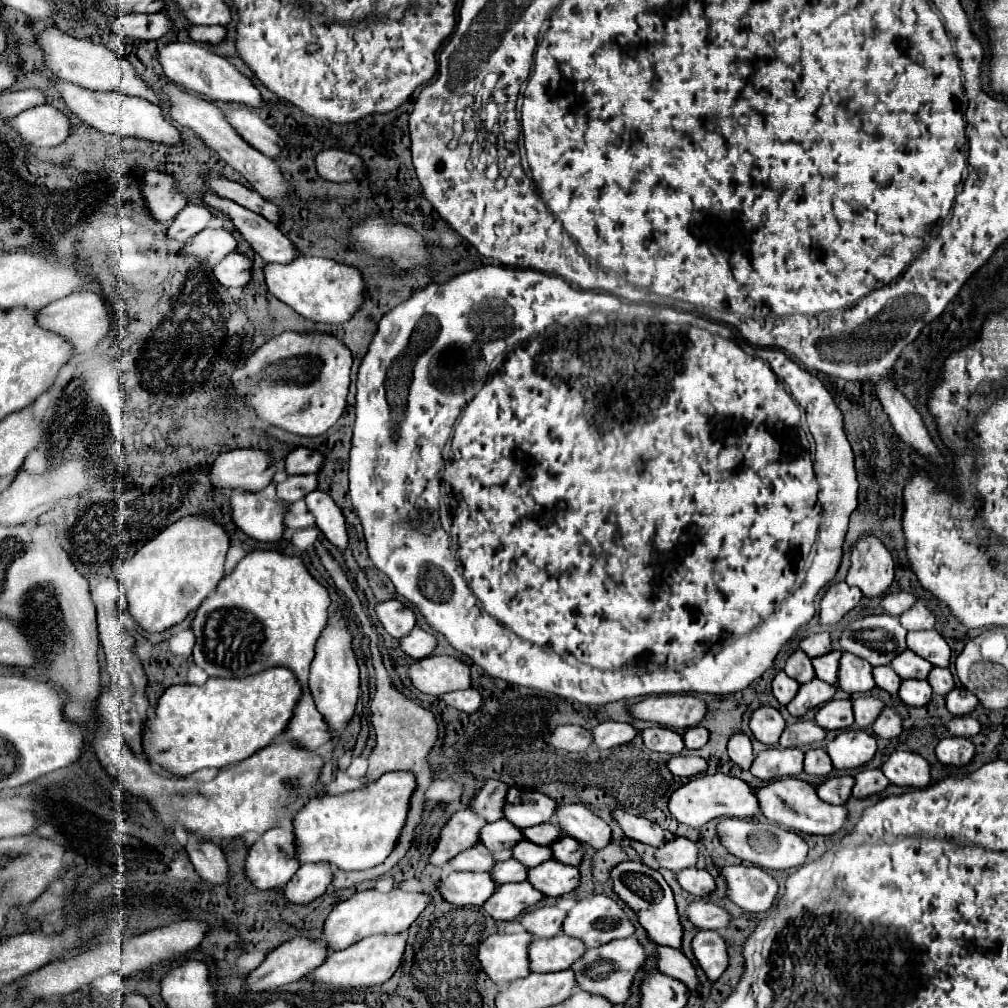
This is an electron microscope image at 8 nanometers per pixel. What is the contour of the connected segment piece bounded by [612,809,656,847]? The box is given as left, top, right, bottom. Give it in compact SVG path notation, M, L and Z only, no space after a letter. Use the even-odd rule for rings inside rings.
M620 809L612 811L612 817L622 827L626 837L656 847L656 823L652 823L652 821L648 821L644 817L630 815L630 813L620 811Z

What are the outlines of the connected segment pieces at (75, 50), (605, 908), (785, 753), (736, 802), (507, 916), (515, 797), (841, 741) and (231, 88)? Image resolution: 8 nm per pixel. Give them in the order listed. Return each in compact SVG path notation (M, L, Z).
M46 27L38 39L36 39L38 47L44 53L44 65L50 73L54 73L58 79L62 81L70 81L74 85L80 85L84 89L92 89L92 91L122 91L126 95L136 95L136 97L144 97L148 101L154 101L156 105L160 105L158 95L146 85L146 81L142 81L134 67L124 61L118 59L110 49L106 49L104 45L94 45L90 41L82 41L82 39L74 39L62 31L58 31L56 27Z
M594 895L578 901L568 911L562 931L570 937L578 937L590 949L602 947L612 939L630 937L634 927L614 899L606 895Z
M766 749L754 757L750 773L762 781L798 775L804 771L802 749Z
M698 775L696 779L688 781L686 785L678 787L676 791L670 793L668 797L668 811L672 813L674 819L678 819L678 823L690 825L694 829L702 827L704 823L712 821L712 819L722 819L722 817L752 817L758 813L758 799L754 795L754 789L750 785L746 785L744 781L730 777L730 775Z
M528 881L500 885L482 905L484 911L496 921L516 919L520 913L534 907L544 895L536 891Z
M508 785L504 819L510 821L512 825L518 825L522 829L522 827L546 823L554 815L554 809L556 809L556 801L546 797L544 793Z
M856 727L842 731L834 741L826 745L834 769L858 769L866 765L876 753L876 739Z
M196 41L166 43L164 47L158 49L156 57L158 57L158 63L162 65L164 75L186 91L204 95L210 101L226 101L226 103L230 101L230 103L244 103L252 107L262 105L260 91L252 85L252 81L244 77L228 59L212 53L202 43L196 43Z

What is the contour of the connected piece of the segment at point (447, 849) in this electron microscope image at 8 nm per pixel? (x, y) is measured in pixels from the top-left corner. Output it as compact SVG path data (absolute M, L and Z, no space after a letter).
M464 809L456 811L446 825L440 829L438 841L434 851L428 857L428 863L434 867L444 867L454 855L458 855L464 849L470 849L478 843L478 831L486 825L482 817L478 817L474 811Z

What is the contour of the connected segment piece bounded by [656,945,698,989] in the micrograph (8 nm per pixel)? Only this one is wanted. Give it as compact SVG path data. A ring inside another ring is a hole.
M656 945L656 967L658 971L680 979L690 989L696 989L696 969L694 965L682 955L680 949L670 949L664 945Z

